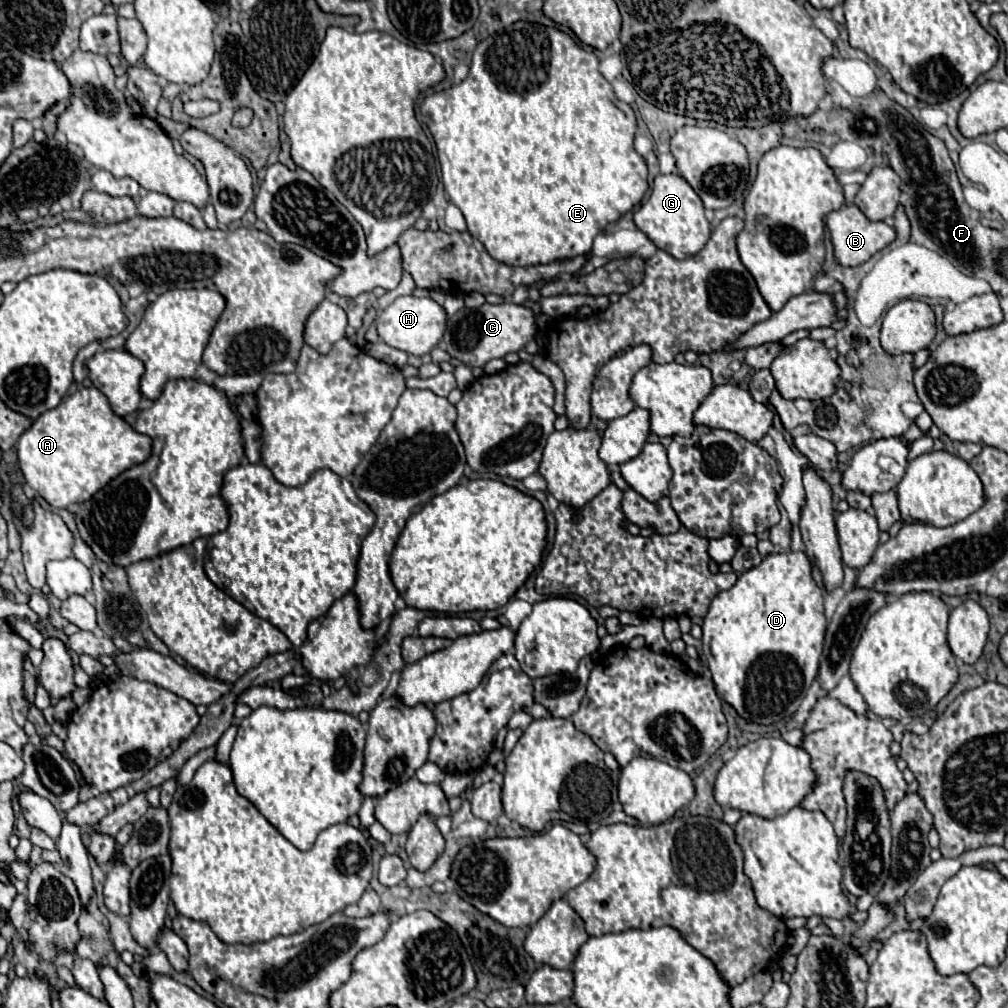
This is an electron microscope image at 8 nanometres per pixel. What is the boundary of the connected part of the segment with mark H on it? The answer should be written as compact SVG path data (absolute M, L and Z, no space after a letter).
M399 296L391 306L387 306L375 320L379 338L407 354L423 356L429 354L443 338L447 328L447 312L431 298L417 298L417 296Z

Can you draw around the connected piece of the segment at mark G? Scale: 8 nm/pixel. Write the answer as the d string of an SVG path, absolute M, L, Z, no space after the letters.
M659 174L653 182L653 190L647 202L643 202L635 214L633 220L639 230L643 230L651 242L669 252L675 258L685 258L697 254L711 236L711 226L705 218L705 208L697 192L687 184L687 180L679 174Z

